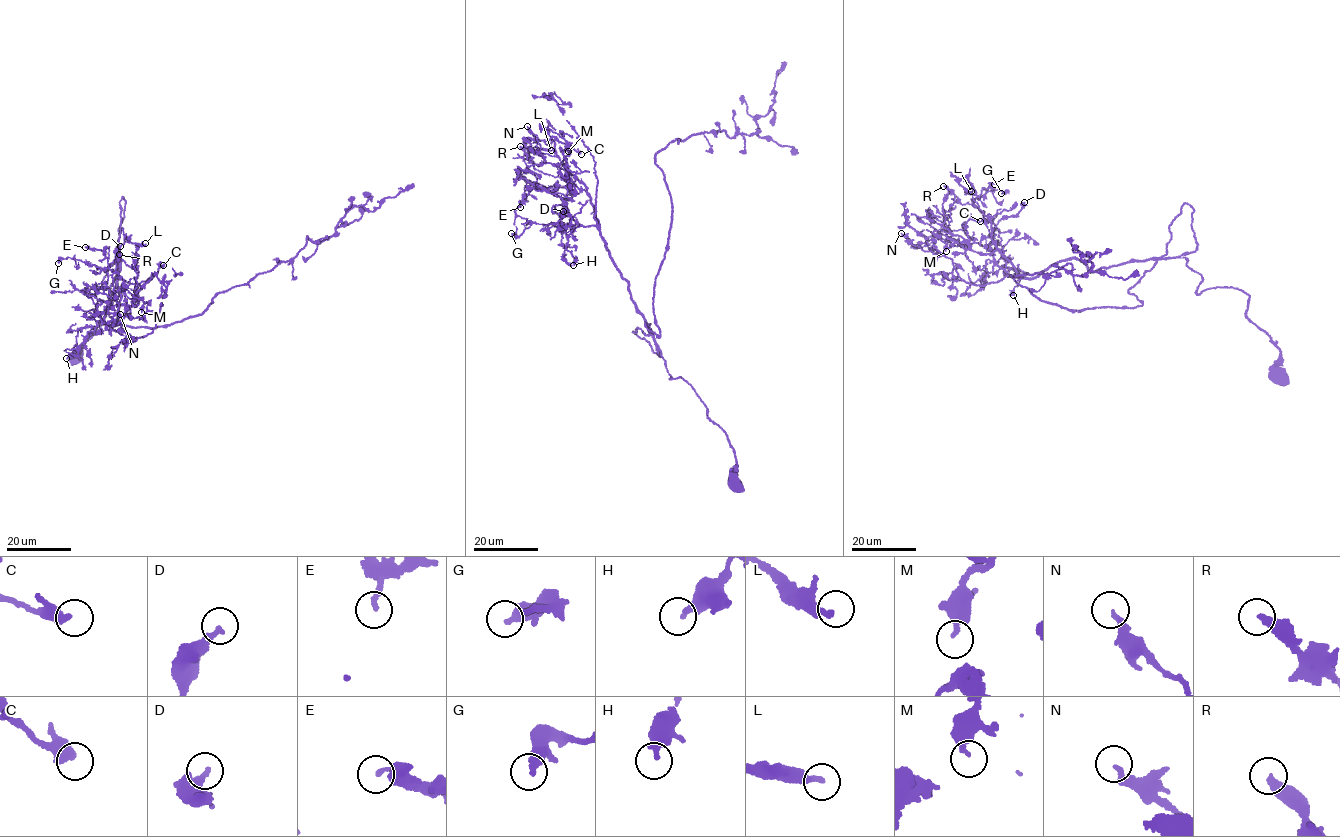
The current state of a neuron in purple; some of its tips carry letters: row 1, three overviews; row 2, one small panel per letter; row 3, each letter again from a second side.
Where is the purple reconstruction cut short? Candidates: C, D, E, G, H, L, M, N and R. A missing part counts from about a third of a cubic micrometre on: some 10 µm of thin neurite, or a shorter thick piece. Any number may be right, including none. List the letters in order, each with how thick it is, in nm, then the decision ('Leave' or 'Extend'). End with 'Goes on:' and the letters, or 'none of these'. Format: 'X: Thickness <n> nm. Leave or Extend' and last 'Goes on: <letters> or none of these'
C: Thickness 320 nm. Leave
D: Thickness 240 nm. Leave
E: Thickness 170 nm. Leave
G: Thickness 340 nm. Leave
H: Thickness 280 nm. Leave
L: Thickness 220 nm. Leave
M: Thickness 220 nm. Leave
N: Thickness 260 nm. Leave
R: Thickness 360 nm. Leave
Goes on: none of these

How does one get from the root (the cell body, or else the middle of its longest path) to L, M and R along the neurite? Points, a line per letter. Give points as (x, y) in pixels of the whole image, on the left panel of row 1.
L: (75, 357), (113, 302), (121, 267), (102, 283), (118, 253), (117, 321), (136, 299), (120, 246), (145, 243)
M: (75, 357), (113, 302), (121, 267), (102, 283), (118, 253), (117, 321), (133, 295), (141, 312)
R: (75, 357), (113, 302), (121, 267), (102, 283), (118, 253), (117, 321), (139, 302), (113, 297), (119, 254)

